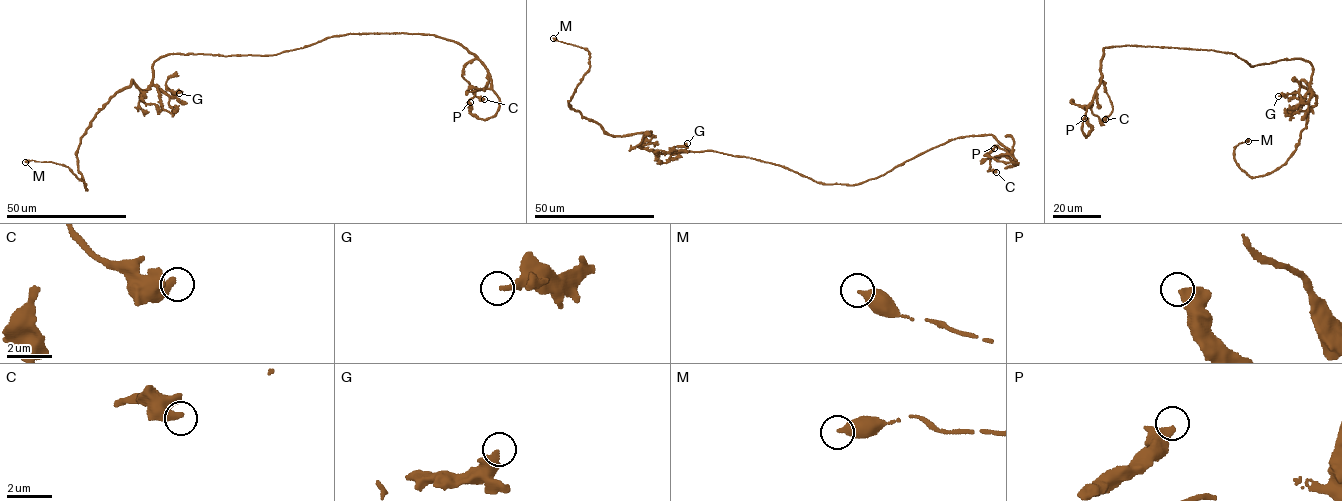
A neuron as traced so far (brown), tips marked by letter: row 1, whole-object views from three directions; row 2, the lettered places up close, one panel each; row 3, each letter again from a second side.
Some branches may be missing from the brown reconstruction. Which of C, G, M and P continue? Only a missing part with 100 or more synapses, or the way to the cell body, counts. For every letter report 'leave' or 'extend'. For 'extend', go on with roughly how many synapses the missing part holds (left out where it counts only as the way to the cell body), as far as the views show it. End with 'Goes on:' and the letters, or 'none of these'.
C: leave
G: leave
M: leave
P: leave
Goes on: none of these

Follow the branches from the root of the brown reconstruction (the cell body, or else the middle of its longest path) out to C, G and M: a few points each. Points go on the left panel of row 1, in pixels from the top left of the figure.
C: (256, 55), (274, 55), (349, 33), (434, 34), (459, 43), (474, 55), (462, 75), (475, 96), (484, 99)
G: (256, 55), (169, 53), (160, 56), (152, 66), (152, 83), (171, 97), (172, 93), (166, 89), (179, 93)
M: (256, 55), (159, 57), (152, 84), (118, 90), (81, 138), (87, 189), (64, 166), (25, 162)

